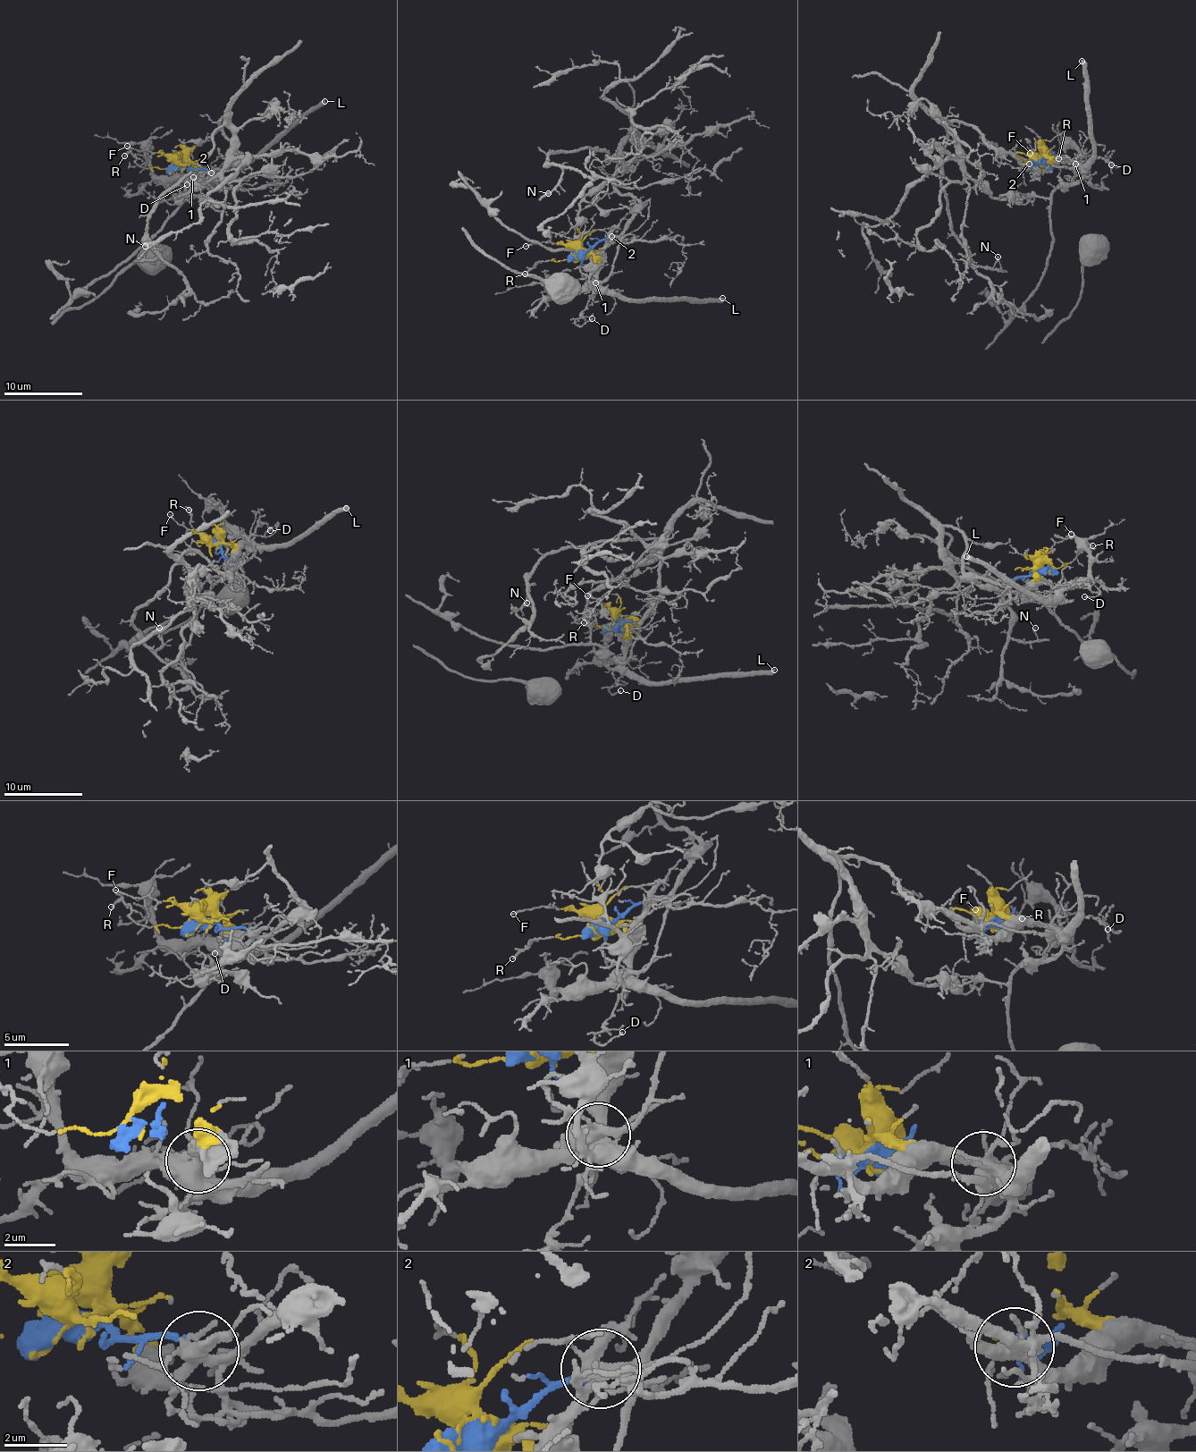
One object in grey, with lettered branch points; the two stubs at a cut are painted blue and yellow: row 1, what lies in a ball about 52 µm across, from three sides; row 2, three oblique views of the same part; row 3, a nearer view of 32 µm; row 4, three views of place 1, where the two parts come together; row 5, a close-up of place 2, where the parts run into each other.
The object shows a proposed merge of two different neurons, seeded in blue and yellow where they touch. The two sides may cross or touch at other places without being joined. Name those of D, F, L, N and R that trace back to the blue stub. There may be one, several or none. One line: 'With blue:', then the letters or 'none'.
With blue: N

